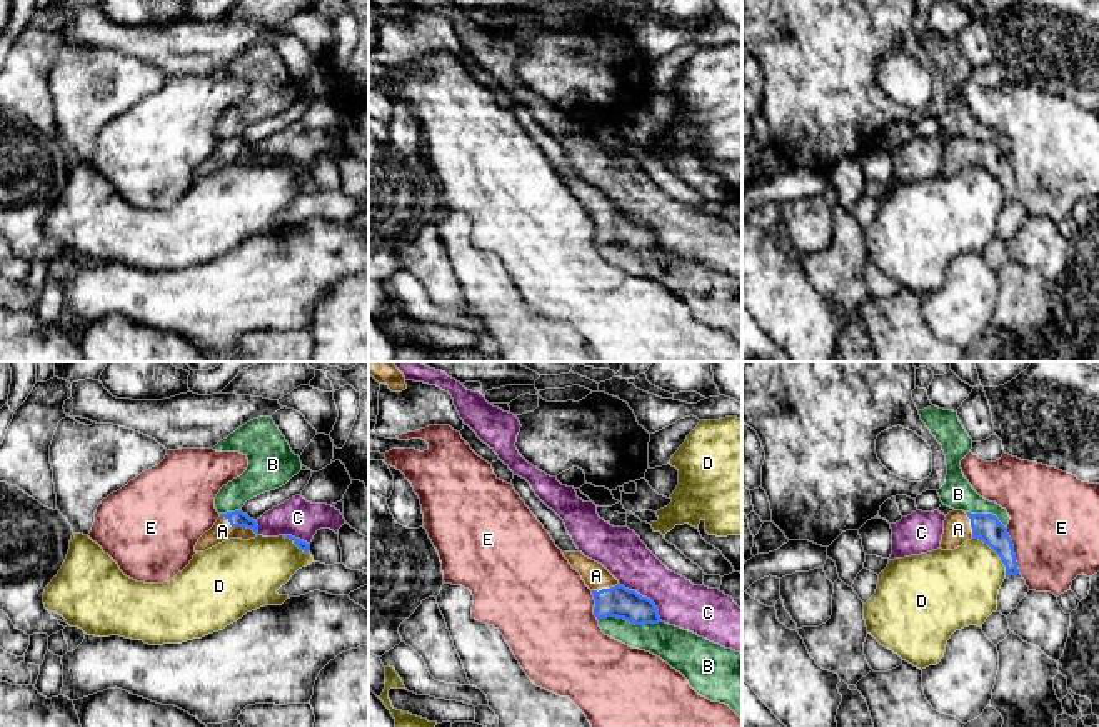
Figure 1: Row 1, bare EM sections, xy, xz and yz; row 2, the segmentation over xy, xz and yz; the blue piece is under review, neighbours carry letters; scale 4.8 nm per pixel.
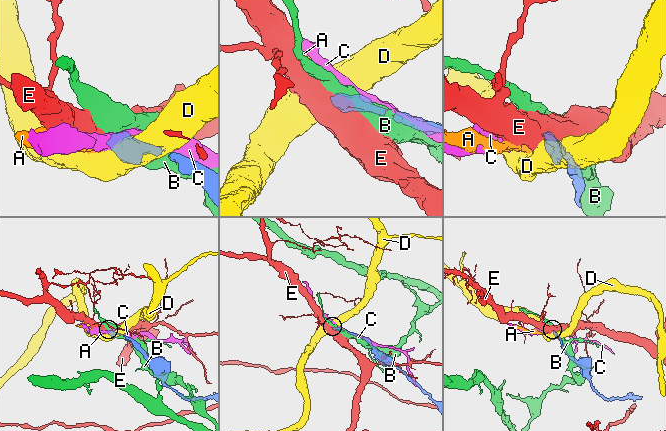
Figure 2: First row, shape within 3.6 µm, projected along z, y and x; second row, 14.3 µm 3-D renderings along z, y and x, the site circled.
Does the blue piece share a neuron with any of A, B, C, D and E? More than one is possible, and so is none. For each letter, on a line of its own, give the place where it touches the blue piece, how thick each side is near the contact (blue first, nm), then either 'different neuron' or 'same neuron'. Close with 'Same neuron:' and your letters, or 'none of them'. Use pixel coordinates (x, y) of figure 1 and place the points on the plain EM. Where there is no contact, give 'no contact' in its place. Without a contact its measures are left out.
A: contact xy (239, 152); calibres 80 and 100 nm; same neuron
B: contact xz (631, 249); calibres 150 and 180 nm; different neuron
C: contact xz (646, 224); calibres 150 and 220 nm; different neuron
D: contact yz (996, 179); calibres 140 and 380 nm; different neuron
E: contact yz (1013, 177); calibres 140 and 440 nm; different neuron
Same neuron: A

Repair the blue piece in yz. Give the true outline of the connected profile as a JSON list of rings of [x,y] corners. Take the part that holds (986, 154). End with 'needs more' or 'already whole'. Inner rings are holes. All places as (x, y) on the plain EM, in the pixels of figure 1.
[[[952,137],[946,142],[942,177],[954,177],[971,165],[987,170],[1002,187],[1006,203],[1017,202],[1017,188],[1007,155],[992,140],[971,140]]]; needs more

